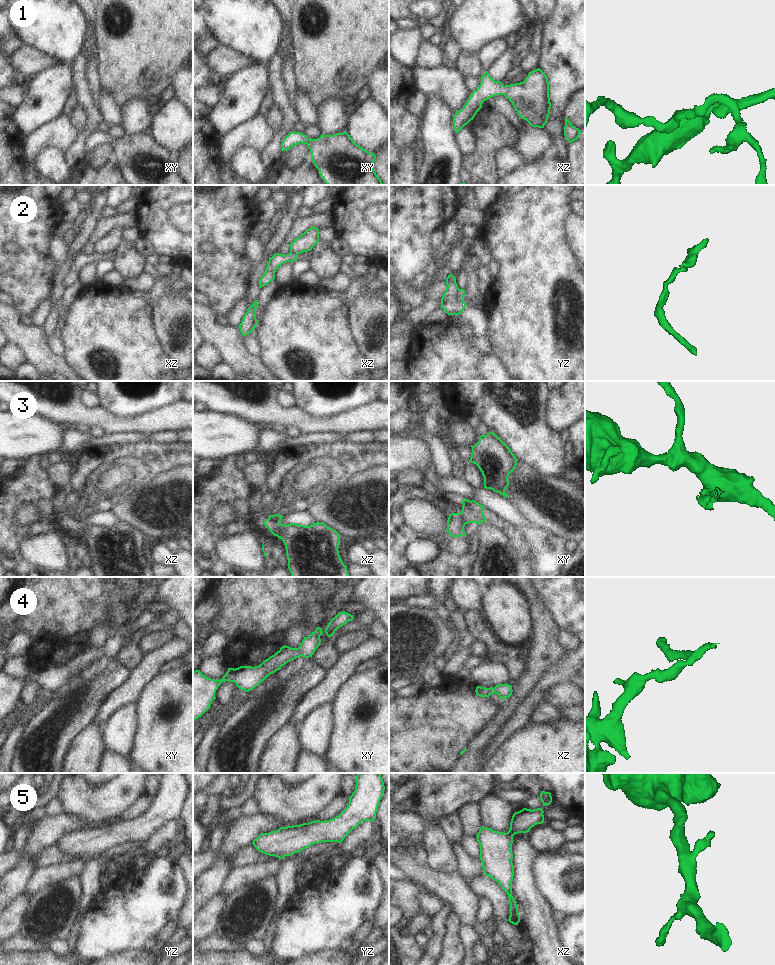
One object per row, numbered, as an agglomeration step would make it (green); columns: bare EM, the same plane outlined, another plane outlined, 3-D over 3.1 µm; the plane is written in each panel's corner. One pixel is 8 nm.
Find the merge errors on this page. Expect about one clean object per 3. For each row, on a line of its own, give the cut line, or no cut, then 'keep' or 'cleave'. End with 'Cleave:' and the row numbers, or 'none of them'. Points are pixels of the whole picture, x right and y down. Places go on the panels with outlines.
1: no cut; keep
2: cut in yz along (458, 289), (457, 297), (463, 302); cleave
3: cut in xz along (269, 517), (279, 522); cleave
4: no cut; keep
5: no cut; keep
Cleave: 2, 3

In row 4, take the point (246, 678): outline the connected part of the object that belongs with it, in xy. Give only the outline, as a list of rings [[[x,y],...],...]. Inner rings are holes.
[[[317,627],[308,637],[304,637],[298,648],[284,645],[258,666],[228,668],[220,680],[208,678],[199,670],[193,671],[193,722],[210,708],[211,702],[216,699],[216,690],[222,682],[234,682],[239,689],[249,692],[286,663],[300,656],[312,657],[320,646],[322,633],[322,629]]]

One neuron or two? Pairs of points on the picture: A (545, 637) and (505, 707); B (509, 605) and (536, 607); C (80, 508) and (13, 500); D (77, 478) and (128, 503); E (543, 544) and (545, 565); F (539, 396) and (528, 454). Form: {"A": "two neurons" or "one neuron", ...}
{"A": "one neuron", "B": "two neurons", "C": "two neurons", "D": "two neurons", "E": "one neuron", "F": "one neuron"}

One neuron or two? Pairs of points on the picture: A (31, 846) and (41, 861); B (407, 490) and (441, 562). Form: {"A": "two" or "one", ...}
{"A": "two", "B": "one"}

